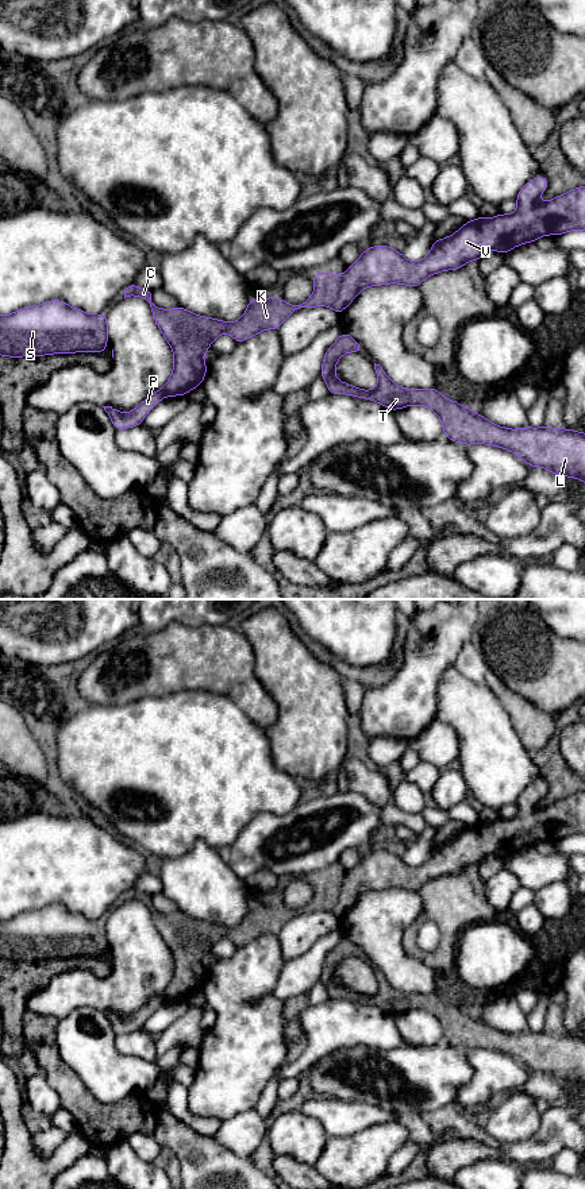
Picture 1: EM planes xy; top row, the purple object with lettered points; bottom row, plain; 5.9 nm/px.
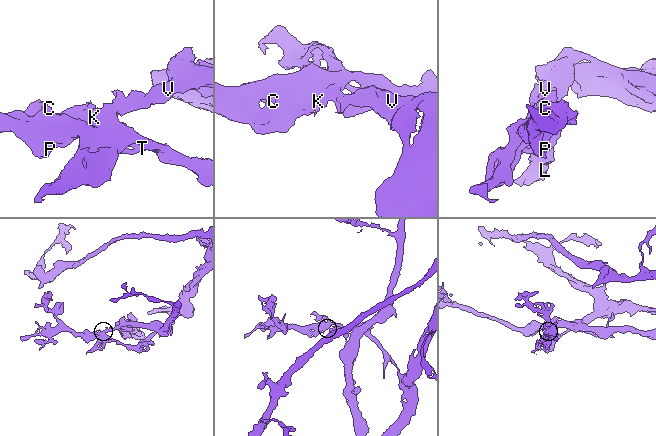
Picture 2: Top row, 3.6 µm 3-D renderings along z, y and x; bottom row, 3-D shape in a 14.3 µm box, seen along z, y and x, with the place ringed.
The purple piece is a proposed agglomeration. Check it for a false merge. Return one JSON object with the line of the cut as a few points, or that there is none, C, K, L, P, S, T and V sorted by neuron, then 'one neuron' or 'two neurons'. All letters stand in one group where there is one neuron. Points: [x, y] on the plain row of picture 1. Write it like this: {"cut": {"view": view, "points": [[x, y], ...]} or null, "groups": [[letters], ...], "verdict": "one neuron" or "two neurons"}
{"cut": {"view": "xy", "points": [[342, 883], [338, 891], [338, 902], [331, 911]]}, "groups": [["C", "K", "L", "P", "S", "T"], ["V"]], "verdict": "two neurons"}

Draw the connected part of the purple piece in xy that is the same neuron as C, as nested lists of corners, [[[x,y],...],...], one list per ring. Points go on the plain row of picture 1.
[[[313,877],[315,896],[301,910],[290,910],[274,900],[265,906],[251,903],[245,919],[236,927],[224,927],[218,923],[196,920],[181,912],[161,914],[151,907],[151,897],[147,893],[131,888],[124,893],[124,903],[139,900],[150,908],[153,922],[173,954],[174,970],[168,988],[158,996],[151,997],[132,1016],[122,1018],[112,1011],[103,1011],[116,1034],[134,1032],[141,1030],[146,1019],[163,1003],[185,1000],[200,991],[207,977],[203,964],[204,957],[222,938],[228,938],[236,947],[278,931],[300,912],[332,911],[339,900],[342,881],[334,877]]]

